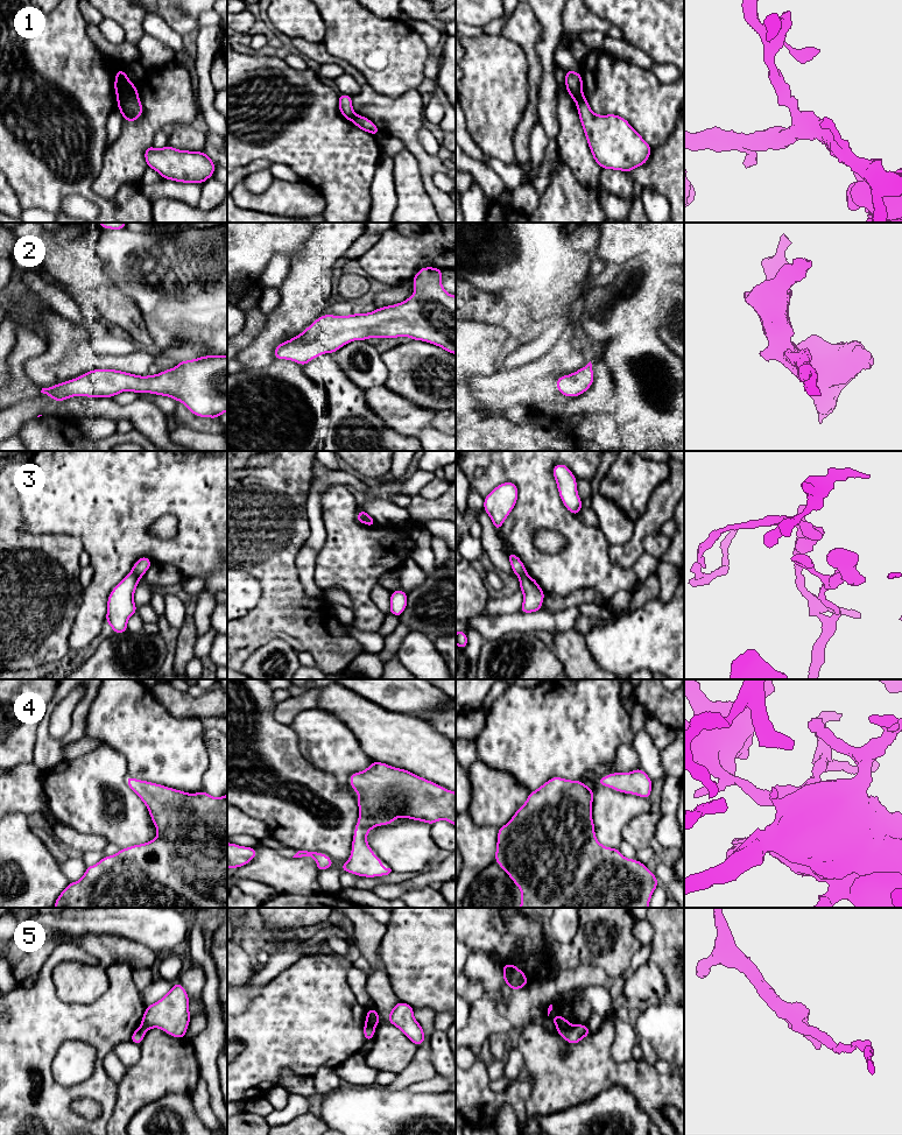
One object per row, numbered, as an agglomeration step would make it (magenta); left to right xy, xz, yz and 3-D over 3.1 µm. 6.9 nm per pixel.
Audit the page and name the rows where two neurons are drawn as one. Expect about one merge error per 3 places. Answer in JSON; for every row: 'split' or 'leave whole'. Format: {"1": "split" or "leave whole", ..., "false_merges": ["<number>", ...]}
{"1": "split", "2": "leave whole", "3": "split", "4": "leave whole", "5": "split", "false_merges": ["1", "3", "5"]}

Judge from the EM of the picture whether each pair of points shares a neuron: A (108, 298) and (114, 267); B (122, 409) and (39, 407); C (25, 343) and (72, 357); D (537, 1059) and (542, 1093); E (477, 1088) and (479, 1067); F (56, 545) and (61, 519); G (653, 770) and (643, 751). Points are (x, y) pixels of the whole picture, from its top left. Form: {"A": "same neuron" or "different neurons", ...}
{"A": "different neurons", "B": "same neuron", "C": "different neurons", "D": "same neuron", "E": "same neuron", "F": "different neurons", "G": "same neuron"}

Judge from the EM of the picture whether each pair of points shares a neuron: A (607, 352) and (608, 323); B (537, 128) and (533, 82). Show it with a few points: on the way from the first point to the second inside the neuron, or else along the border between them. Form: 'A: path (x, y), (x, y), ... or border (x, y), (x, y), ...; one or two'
A: border (618, 332), (604, 342); two
B: border (538, 120), (533, 126), (530, 133), (529, 149); two

